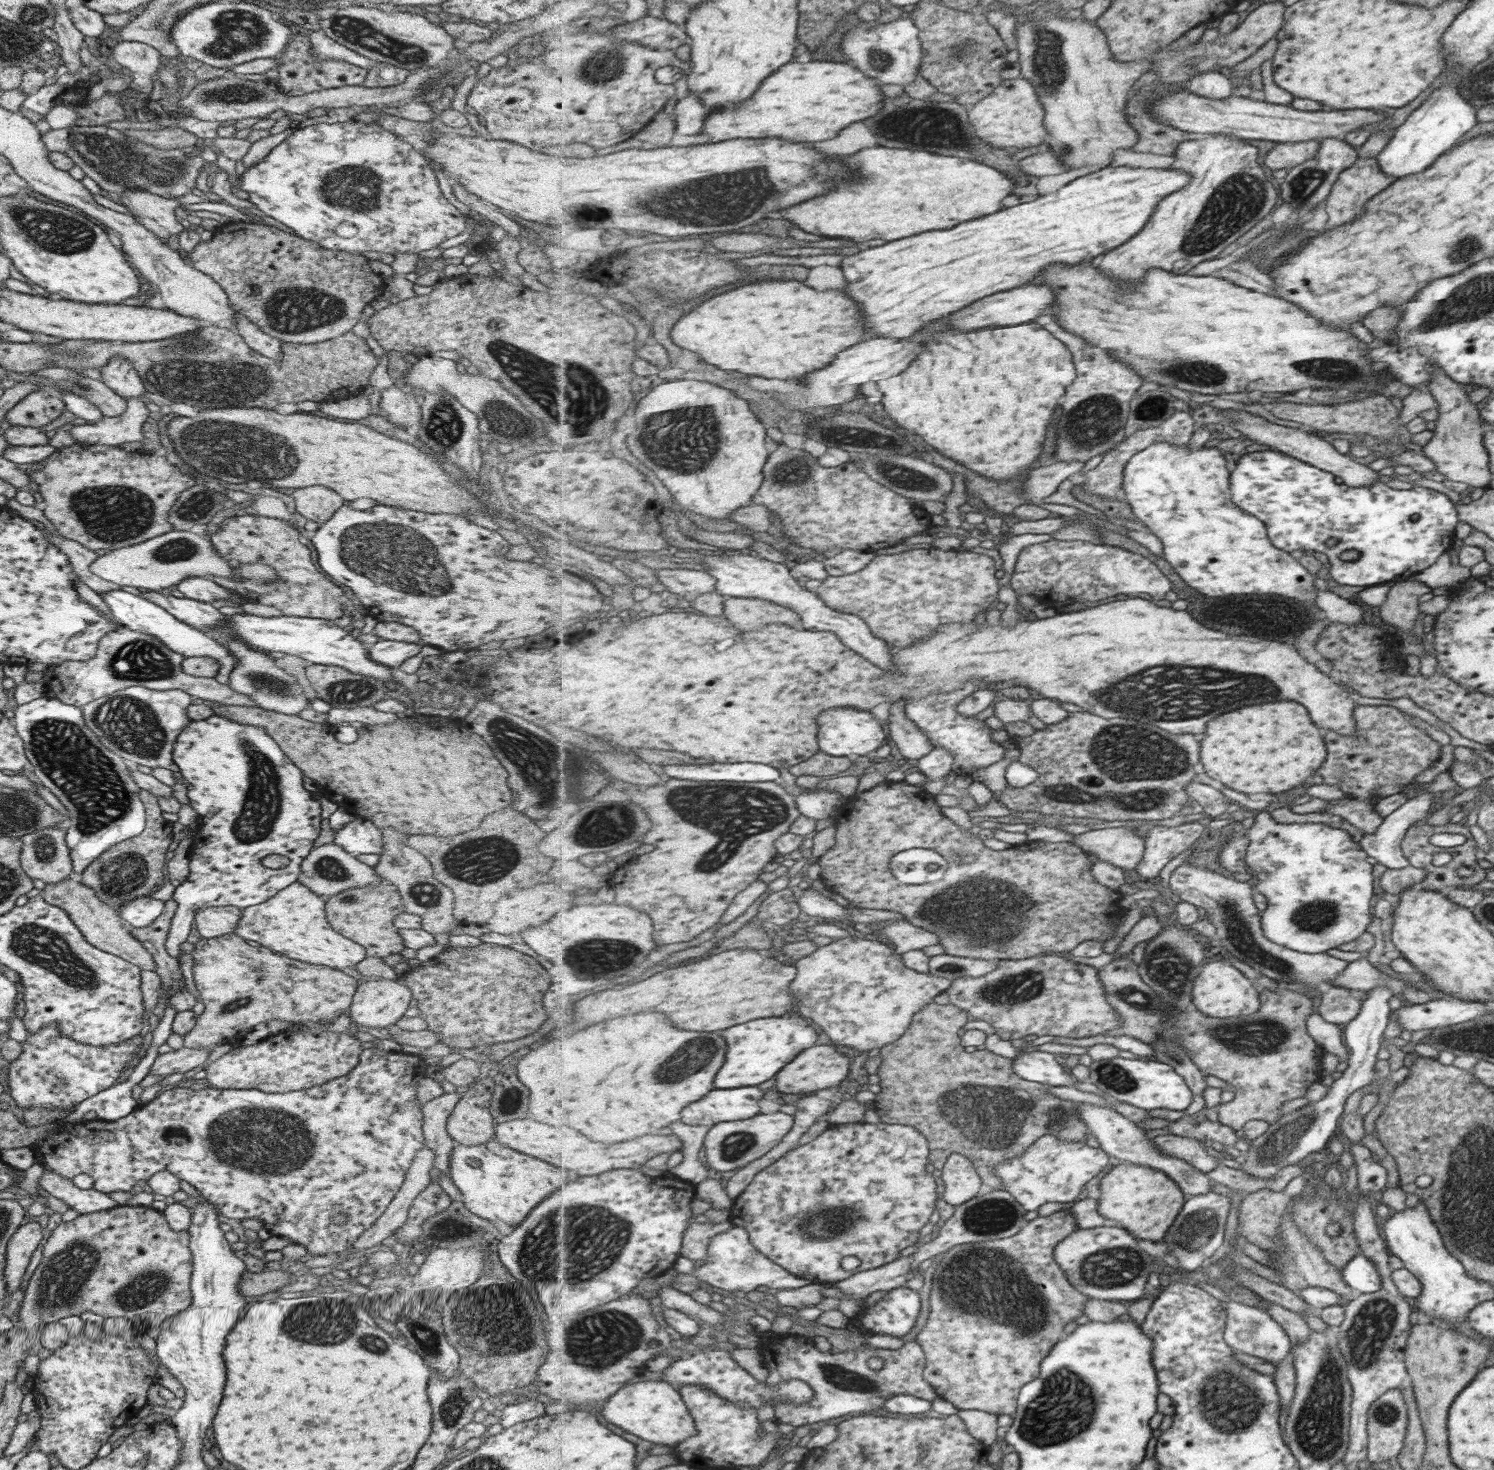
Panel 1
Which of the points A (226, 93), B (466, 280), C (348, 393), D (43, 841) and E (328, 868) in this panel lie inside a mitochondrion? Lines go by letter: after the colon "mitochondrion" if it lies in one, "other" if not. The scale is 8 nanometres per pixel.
A: mitochondrion
B: other
C: other
D: mitochondrion
E: mitochondrion

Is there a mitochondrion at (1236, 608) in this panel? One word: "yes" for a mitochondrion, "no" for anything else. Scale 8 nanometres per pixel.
yes

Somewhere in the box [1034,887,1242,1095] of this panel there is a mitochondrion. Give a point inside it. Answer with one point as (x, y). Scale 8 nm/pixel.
(1169, 970)

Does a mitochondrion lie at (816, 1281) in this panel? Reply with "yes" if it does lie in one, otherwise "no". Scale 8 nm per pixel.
no

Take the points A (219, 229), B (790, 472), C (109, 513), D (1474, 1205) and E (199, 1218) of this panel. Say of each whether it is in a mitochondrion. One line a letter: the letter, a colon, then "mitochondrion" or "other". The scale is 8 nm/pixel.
A: other
B: mitochondrion
C: mitochondrion
D: mitochondrion
E: other

